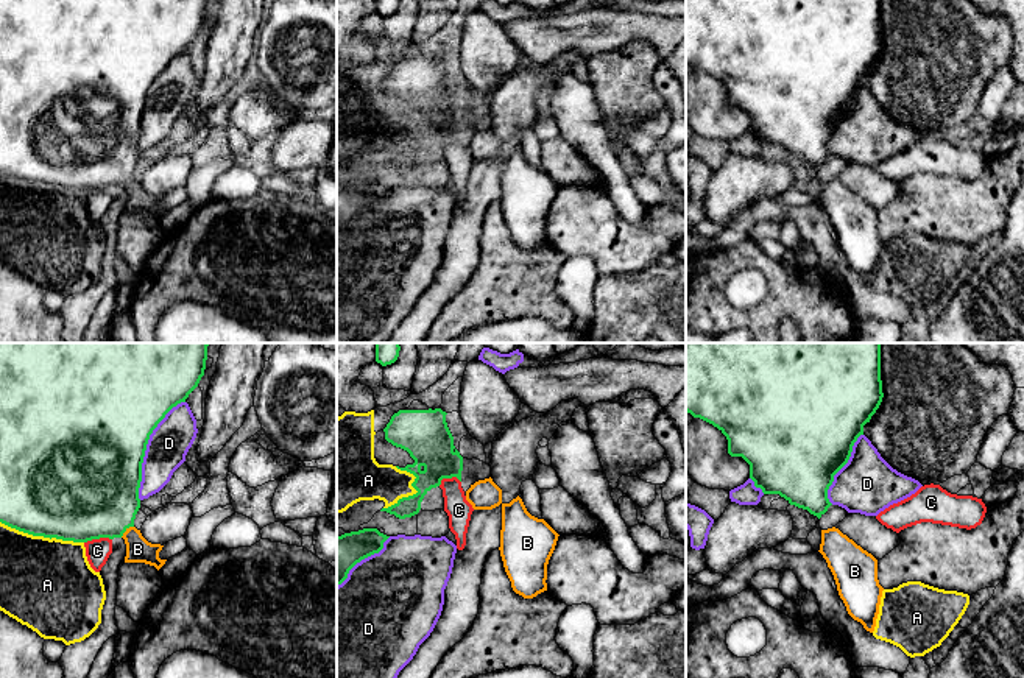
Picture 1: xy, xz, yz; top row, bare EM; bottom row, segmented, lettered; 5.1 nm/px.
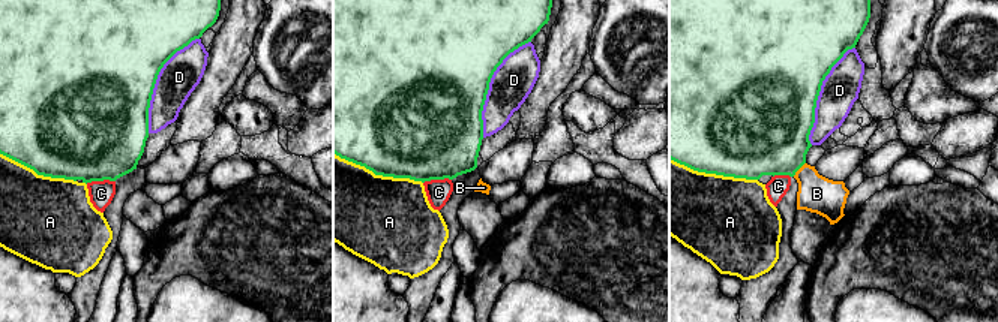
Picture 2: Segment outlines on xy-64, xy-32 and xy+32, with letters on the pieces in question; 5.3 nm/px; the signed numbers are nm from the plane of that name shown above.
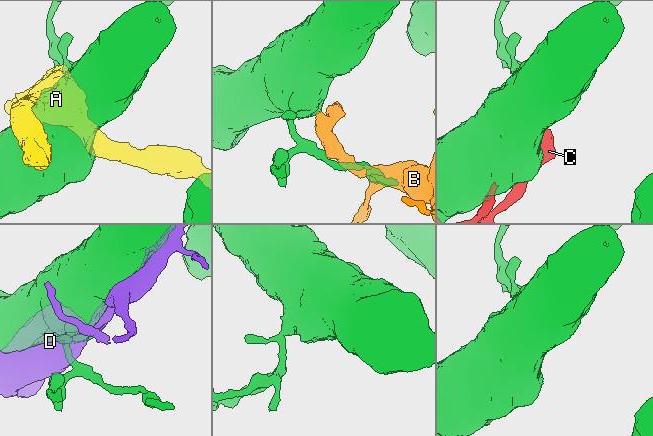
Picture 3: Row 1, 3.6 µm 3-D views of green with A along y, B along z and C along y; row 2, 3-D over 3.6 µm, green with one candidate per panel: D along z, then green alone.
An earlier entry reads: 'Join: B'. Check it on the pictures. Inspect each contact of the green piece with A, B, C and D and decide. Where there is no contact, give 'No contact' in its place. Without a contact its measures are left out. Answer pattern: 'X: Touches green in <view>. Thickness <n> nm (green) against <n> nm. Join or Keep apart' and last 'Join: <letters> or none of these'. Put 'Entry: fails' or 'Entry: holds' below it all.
A: Touches green in xy. Thickness 500 nm (green) against 460 nm. Keep apart
B: Touches green in xy. Thickness 460 nm (green) against 130 nm. Join
C: Touches green in xy. Thickness 500 nm (green) against 130 nm. Keep apart
D: Touches green in xy. Thickness 500 nm (green) against 200 nm. Keep apart
Join: B
Entry: holds

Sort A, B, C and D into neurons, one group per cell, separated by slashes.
A / B / C / D

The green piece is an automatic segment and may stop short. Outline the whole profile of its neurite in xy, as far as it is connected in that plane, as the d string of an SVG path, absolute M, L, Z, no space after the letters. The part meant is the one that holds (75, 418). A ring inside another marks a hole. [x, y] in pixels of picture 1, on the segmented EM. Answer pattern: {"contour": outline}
{"contour": "M0 343L0 522L33 536L73 542L123 538L125 563L145 563L159 570L167 561L159 558L164 546L148 542L134 527L140 508L142 463L153 430L173 407L185 402L204 376L207 346L209 343Z"}

